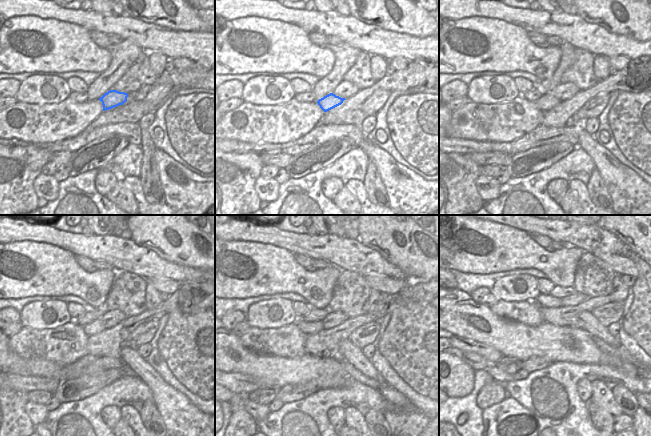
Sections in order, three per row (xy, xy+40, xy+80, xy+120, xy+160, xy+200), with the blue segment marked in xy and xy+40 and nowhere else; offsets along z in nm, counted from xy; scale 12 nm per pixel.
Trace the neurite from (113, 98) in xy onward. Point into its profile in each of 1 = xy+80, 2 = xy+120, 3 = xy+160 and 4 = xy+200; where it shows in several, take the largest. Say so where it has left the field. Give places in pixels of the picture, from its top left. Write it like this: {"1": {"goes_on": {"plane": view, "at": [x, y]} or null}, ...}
{"1": {"goes_on": {"plane": "xy+80", "at": [547, 101]}}, "2": {"goes_on": {"plane": "xy+120", "at": [95, 327]}}, "3": {"goes_on": {"plane": "xy+160", "at": [306, 327]}}, "4": {"goes_on": {"plane": "xy+200", "at": [528, 325]}}}

